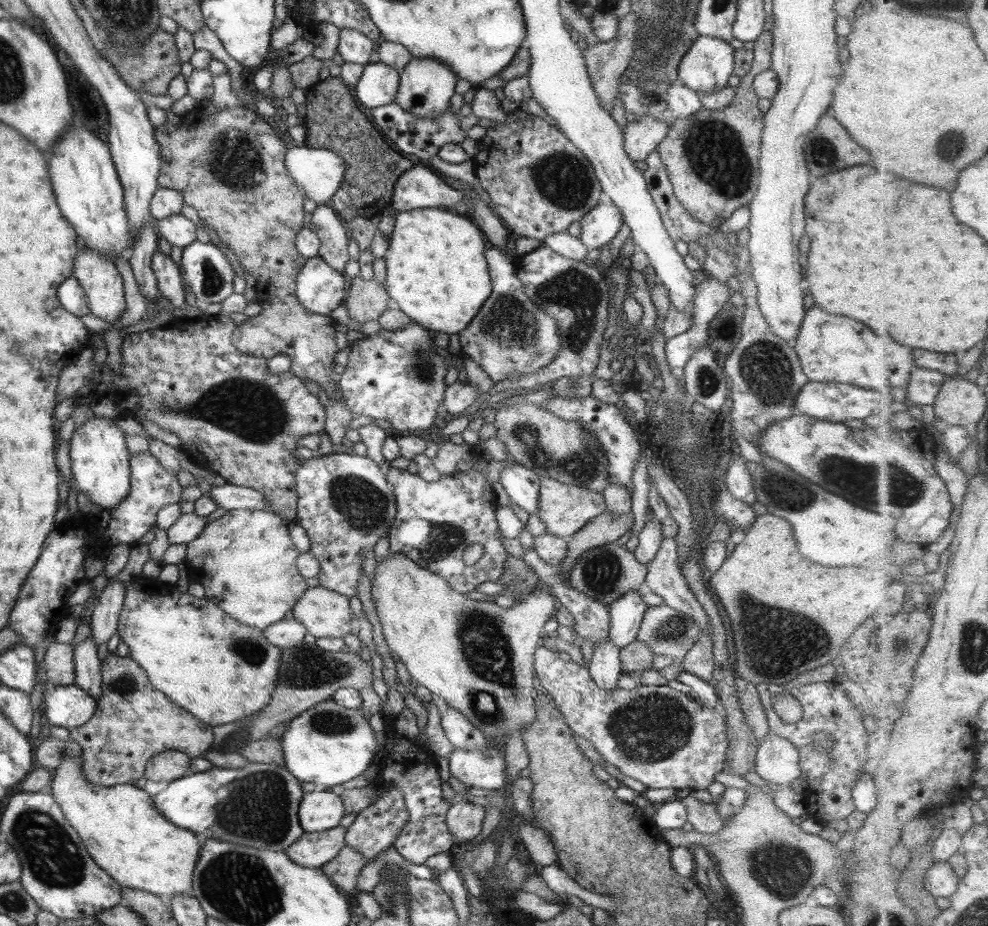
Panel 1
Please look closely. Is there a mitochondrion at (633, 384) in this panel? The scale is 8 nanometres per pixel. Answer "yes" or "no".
no

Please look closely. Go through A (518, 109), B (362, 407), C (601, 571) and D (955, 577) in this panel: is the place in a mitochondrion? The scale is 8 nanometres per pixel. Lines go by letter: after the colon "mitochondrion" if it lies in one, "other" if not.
A: other
B: other
C: mitochondrion
D: other

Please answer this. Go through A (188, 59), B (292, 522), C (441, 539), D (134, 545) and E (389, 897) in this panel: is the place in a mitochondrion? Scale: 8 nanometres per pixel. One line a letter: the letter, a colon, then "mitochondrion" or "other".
A: other
B: other
C: mitochondrion
D: other
E: mitochondrion

